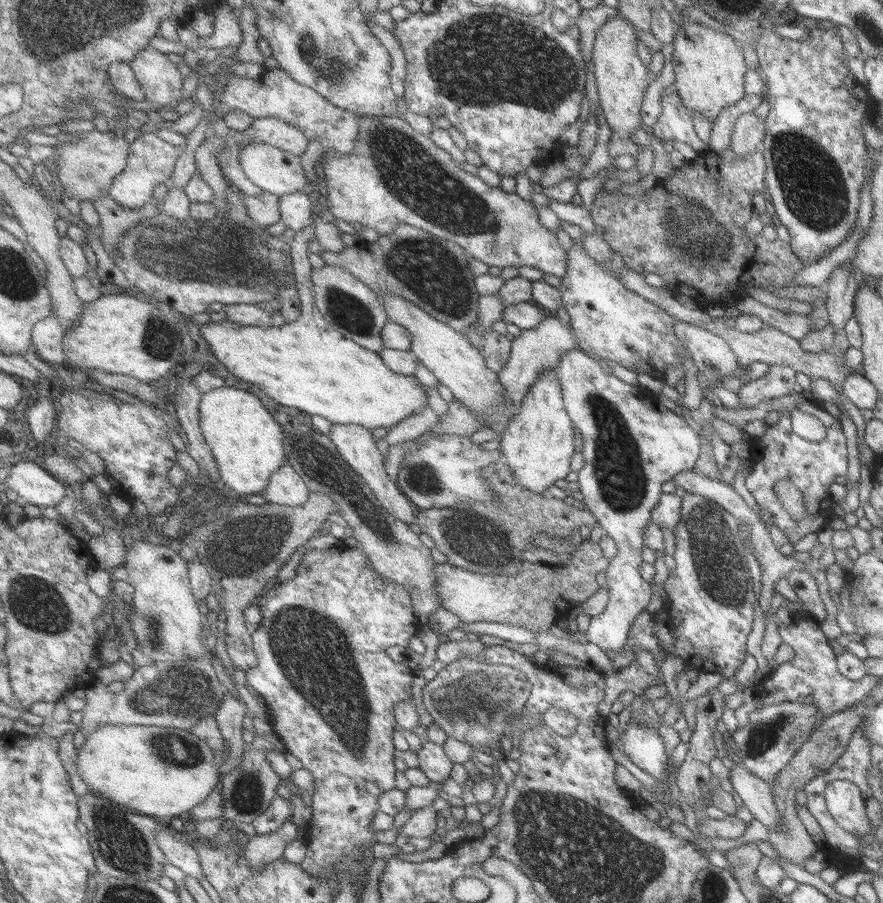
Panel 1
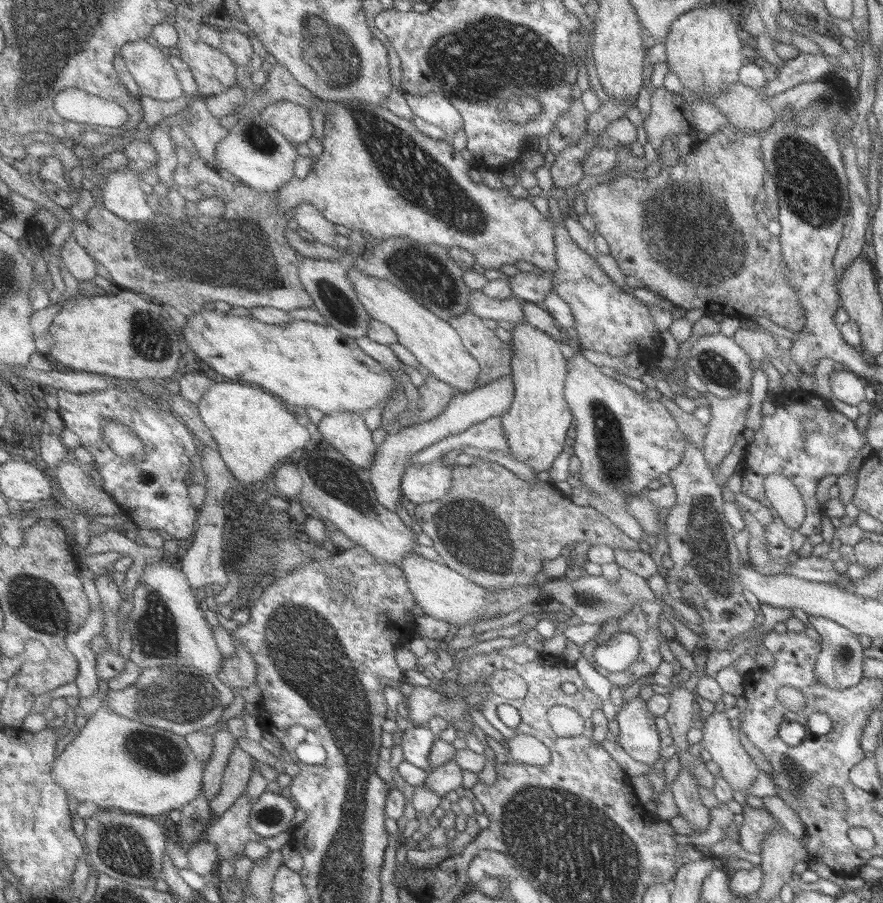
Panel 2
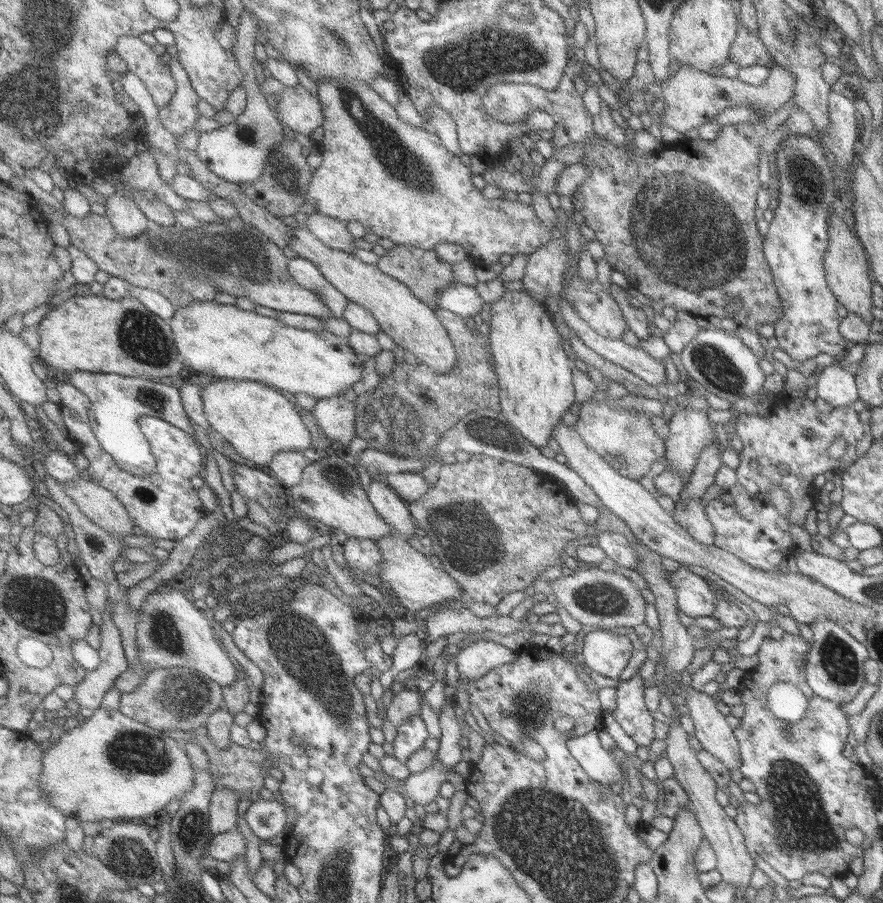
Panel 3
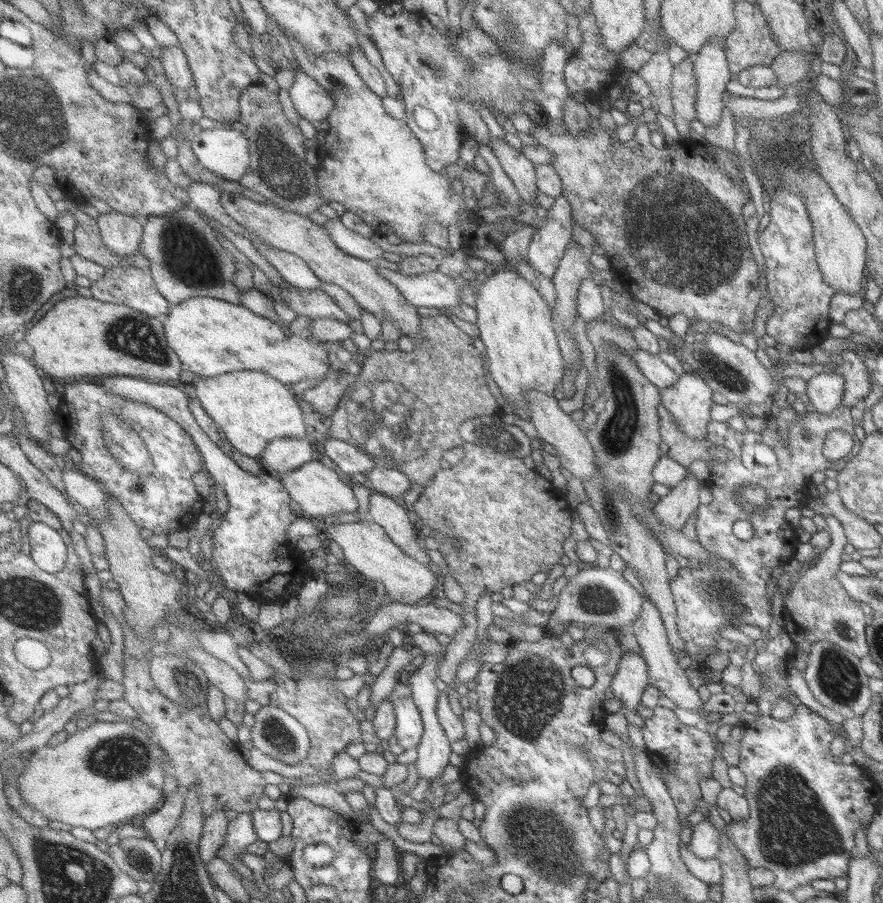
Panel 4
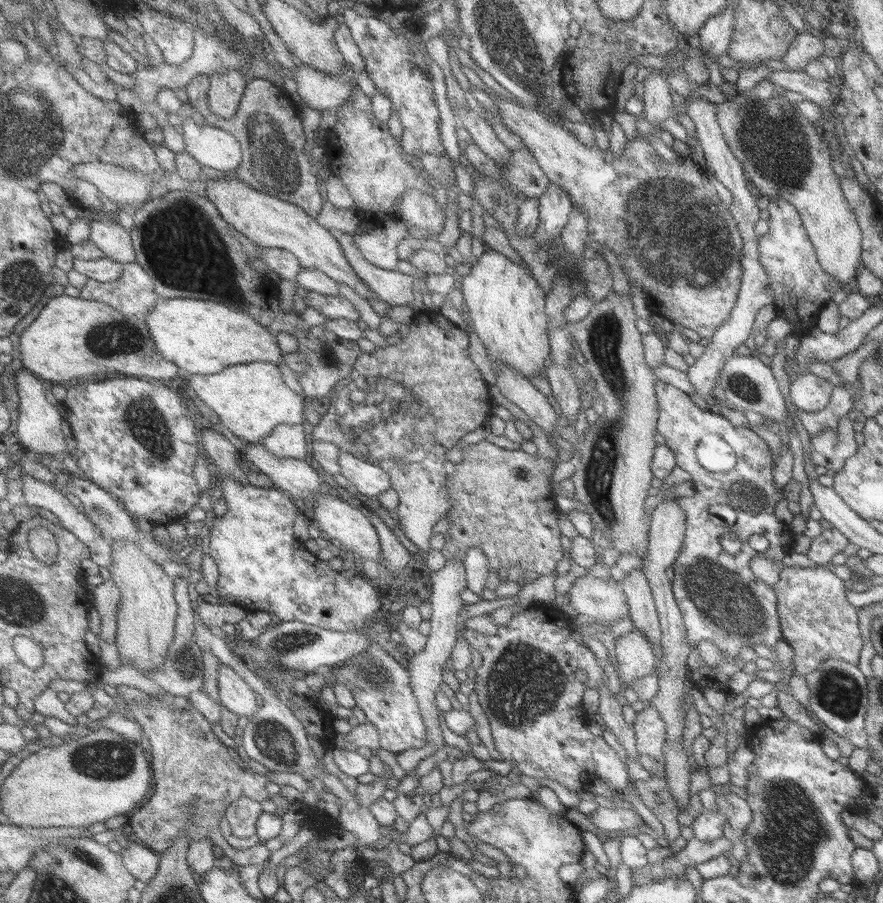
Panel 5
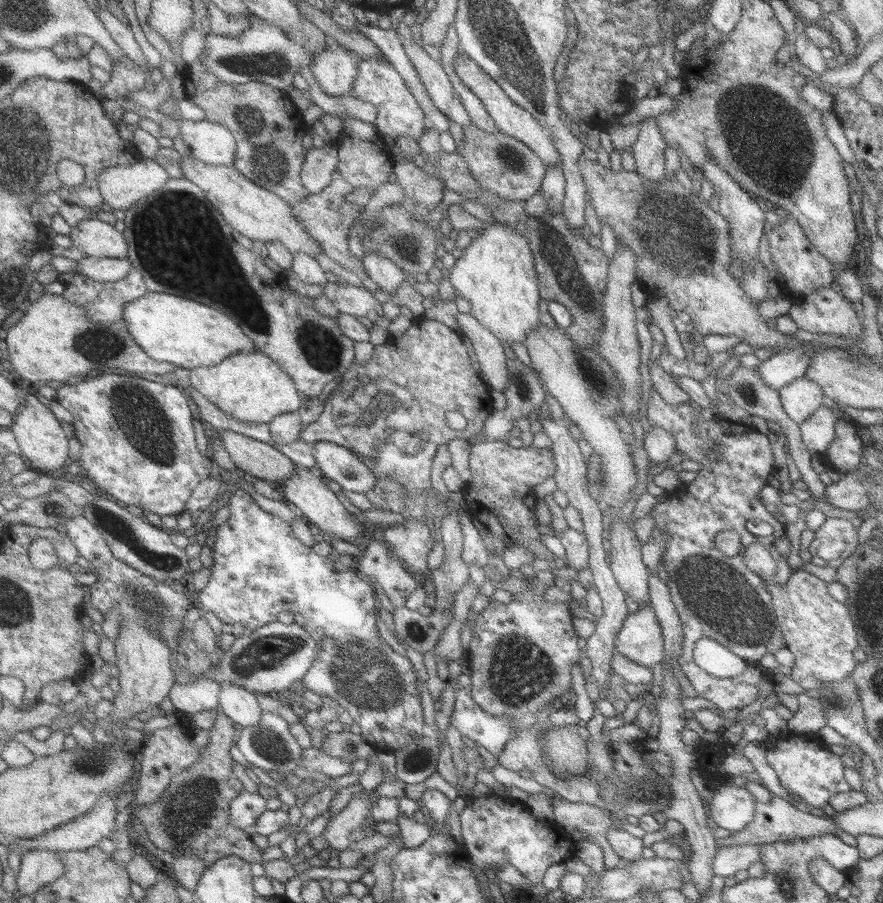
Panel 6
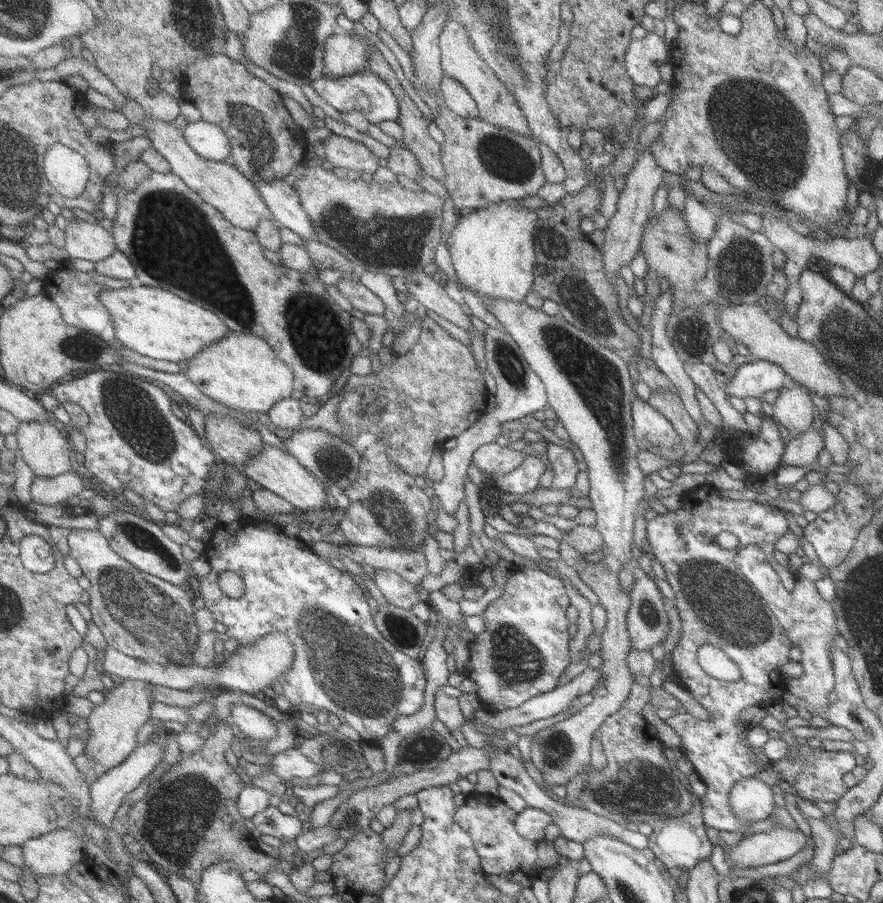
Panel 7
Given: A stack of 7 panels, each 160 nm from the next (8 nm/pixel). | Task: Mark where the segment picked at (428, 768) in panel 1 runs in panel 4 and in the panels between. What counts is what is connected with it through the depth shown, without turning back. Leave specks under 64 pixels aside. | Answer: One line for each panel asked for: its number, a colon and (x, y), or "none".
2: (417, 743)
3: (411, 736)
4: (409, 730)

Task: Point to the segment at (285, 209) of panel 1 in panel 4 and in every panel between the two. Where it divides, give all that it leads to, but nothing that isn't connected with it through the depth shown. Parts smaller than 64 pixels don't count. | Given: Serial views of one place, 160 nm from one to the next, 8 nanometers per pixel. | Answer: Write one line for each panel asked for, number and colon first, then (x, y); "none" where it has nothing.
2: (310, 219)
3: (332, 232)
4: (352, 243)

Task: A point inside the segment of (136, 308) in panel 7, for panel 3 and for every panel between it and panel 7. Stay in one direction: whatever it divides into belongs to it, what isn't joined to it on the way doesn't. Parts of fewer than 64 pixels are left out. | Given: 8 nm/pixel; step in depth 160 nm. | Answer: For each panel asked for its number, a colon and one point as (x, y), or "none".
3: (222, 340)
4: (213, 337)
5: (201, 337)
6: (188, 334)

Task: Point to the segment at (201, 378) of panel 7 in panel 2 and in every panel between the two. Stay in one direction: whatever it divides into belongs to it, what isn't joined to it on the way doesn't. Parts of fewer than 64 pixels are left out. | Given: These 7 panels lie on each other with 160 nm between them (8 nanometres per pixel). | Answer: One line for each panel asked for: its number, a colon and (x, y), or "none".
2: (254, 432)
3: (260, 423)
4: (252, 409)
5: (251, 400)
6: (252, 387)

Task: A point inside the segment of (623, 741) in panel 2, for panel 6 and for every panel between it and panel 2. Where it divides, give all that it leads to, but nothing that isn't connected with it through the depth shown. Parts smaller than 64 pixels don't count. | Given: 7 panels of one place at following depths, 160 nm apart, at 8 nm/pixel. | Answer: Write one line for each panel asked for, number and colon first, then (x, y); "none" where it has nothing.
3: (632, 714)
4: (630, 684)
5: (636, 657)
6: (641, 640)

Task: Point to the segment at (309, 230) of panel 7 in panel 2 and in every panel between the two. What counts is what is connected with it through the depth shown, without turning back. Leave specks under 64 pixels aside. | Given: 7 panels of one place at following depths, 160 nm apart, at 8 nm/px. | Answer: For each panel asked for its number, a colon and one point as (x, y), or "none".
2: (510, 310)
3: (464, 300)
4: (437, 290)
5: (393, 287)
6: (328, 216)

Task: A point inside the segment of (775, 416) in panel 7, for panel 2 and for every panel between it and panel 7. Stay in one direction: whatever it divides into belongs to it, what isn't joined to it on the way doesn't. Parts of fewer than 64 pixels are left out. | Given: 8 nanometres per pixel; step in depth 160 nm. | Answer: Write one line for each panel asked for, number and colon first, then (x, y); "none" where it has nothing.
2: (846, 387)
3: (835, 385)
4: (824, 391)
5: (807, 392)
6: (799, 398)

